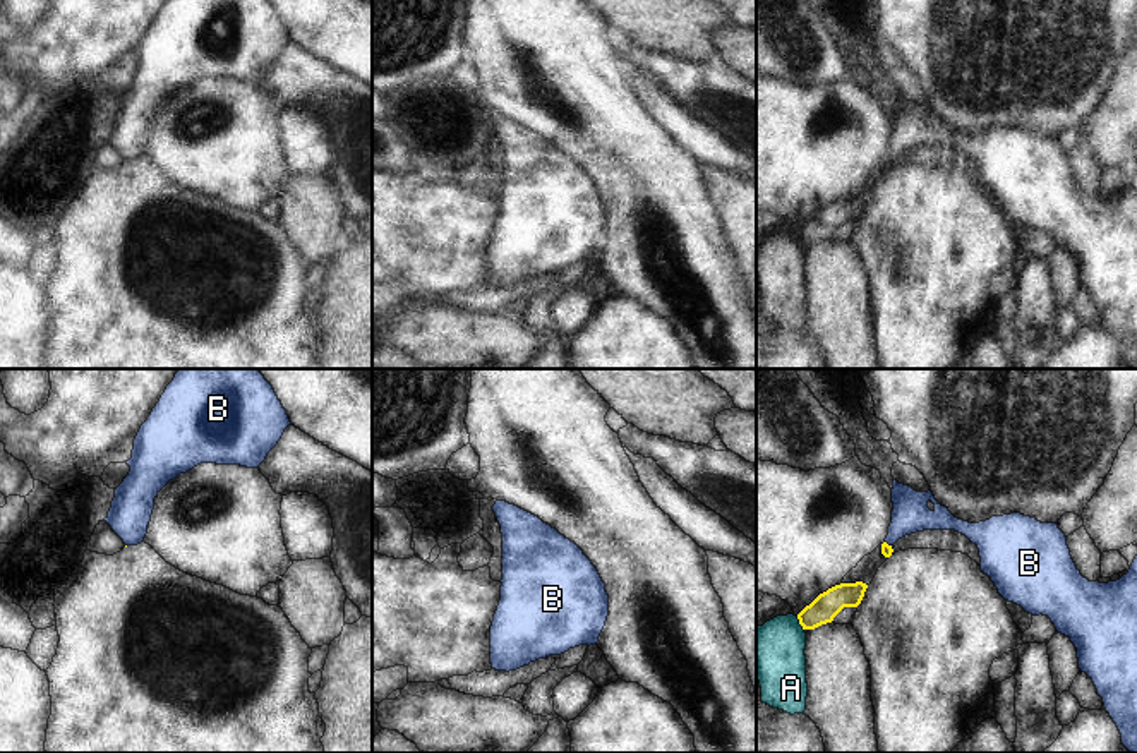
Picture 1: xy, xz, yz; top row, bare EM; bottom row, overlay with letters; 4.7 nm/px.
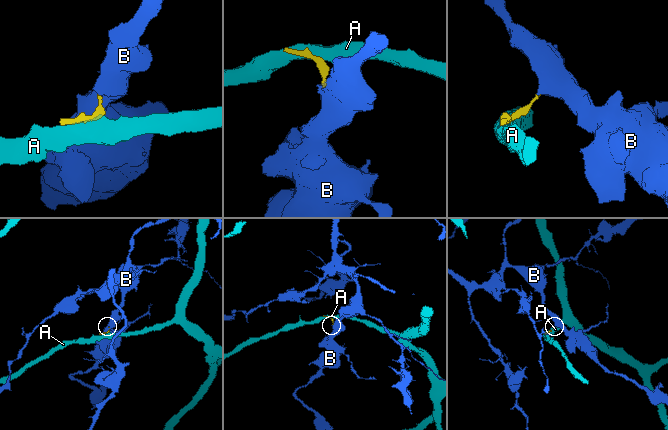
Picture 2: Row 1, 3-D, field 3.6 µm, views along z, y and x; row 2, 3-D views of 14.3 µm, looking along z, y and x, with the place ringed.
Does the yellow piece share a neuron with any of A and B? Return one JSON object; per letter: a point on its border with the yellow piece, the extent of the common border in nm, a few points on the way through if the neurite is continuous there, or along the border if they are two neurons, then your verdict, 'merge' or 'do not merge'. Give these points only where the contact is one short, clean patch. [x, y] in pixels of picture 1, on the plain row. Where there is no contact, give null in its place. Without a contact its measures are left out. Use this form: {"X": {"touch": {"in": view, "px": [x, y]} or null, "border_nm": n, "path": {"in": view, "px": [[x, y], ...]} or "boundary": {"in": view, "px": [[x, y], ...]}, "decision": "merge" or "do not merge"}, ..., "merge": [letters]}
{"A": {"touch": {"in": "yz", "px": [800, 239]}, "border_nm": 80, "decision": "do not merge"}, "B": {"touch": {"in": "yz", "px": [887, 160]}, "border_nm": 40, "path": {"in": "yz", "px": [[887, 165], [887, 160], [911, 129]]}, "decision": "merge"}, "merge": ["B"]}

